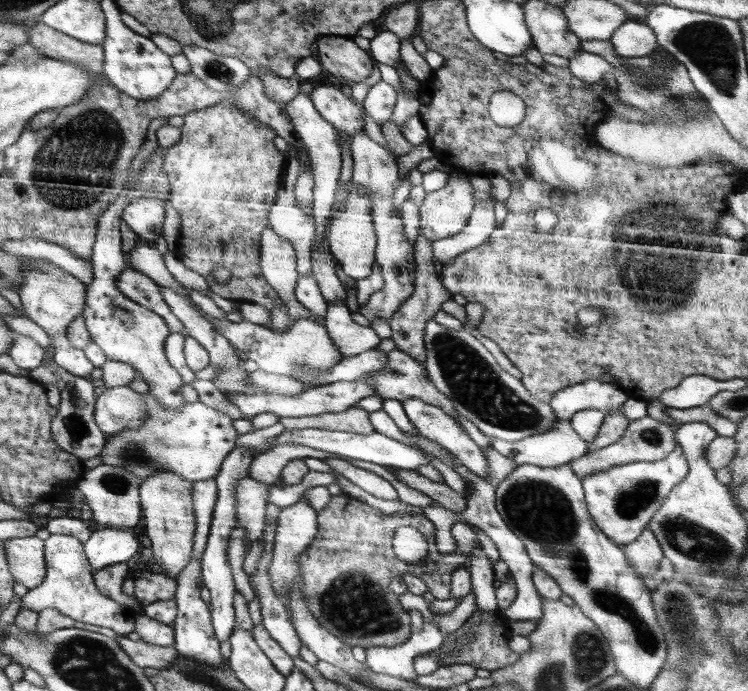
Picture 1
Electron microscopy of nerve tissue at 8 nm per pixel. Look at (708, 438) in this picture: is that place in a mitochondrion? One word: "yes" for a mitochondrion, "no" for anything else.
no

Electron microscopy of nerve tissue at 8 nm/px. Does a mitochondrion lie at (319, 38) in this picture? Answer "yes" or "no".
no

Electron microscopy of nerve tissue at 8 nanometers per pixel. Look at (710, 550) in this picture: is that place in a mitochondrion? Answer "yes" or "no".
yes

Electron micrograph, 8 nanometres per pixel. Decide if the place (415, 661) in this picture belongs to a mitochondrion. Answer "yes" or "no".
no

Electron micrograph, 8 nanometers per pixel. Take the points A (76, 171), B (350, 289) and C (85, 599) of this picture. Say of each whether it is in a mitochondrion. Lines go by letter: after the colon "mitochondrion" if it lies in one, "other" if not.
A: mitochondrion
B: other
C: other

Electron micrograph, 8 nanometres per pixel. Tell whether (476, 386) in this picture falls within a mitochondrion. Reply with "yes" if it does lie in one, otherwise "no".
yes

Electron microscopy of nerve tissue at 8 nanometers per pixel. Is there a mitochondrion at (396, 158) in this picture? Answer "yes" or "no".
no

